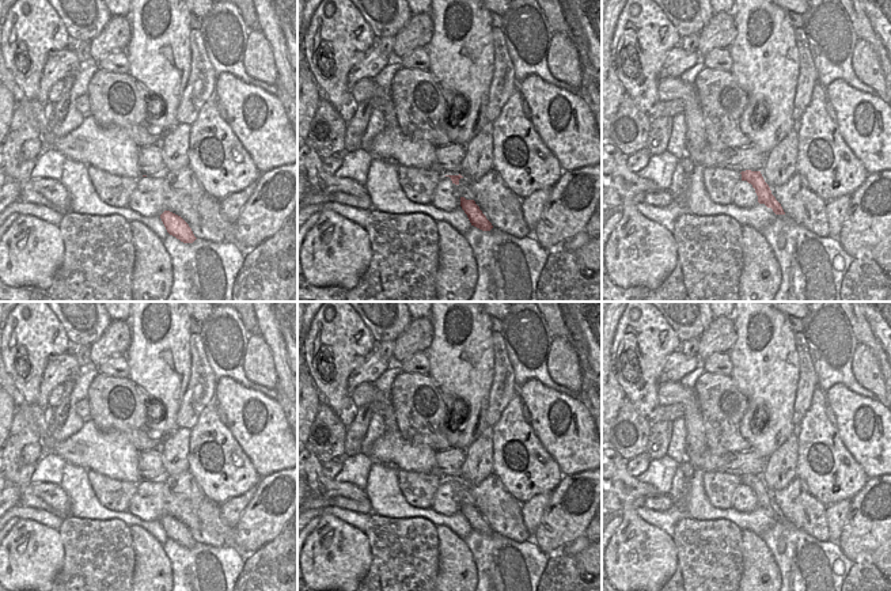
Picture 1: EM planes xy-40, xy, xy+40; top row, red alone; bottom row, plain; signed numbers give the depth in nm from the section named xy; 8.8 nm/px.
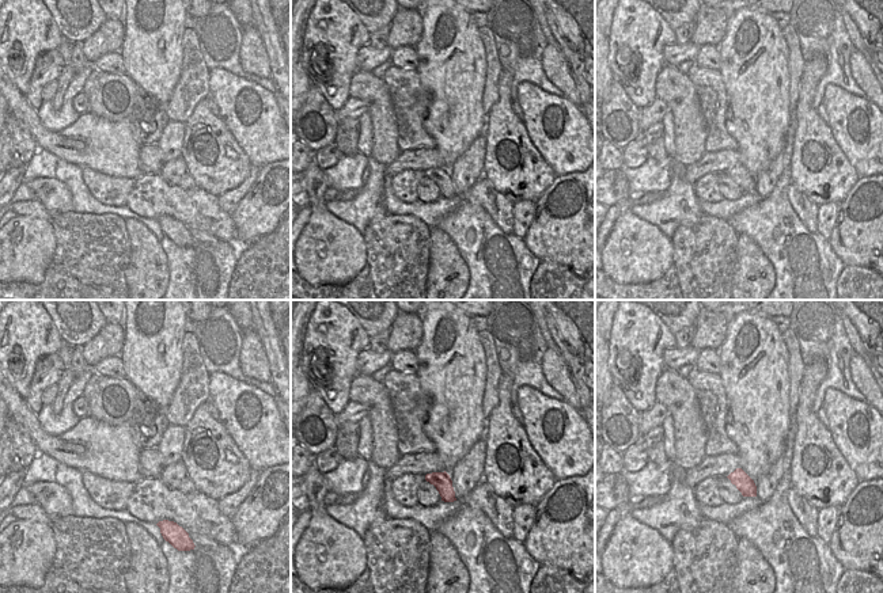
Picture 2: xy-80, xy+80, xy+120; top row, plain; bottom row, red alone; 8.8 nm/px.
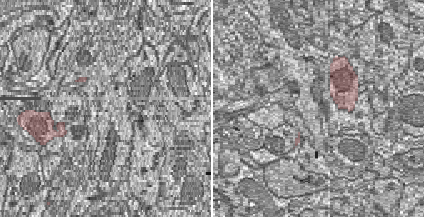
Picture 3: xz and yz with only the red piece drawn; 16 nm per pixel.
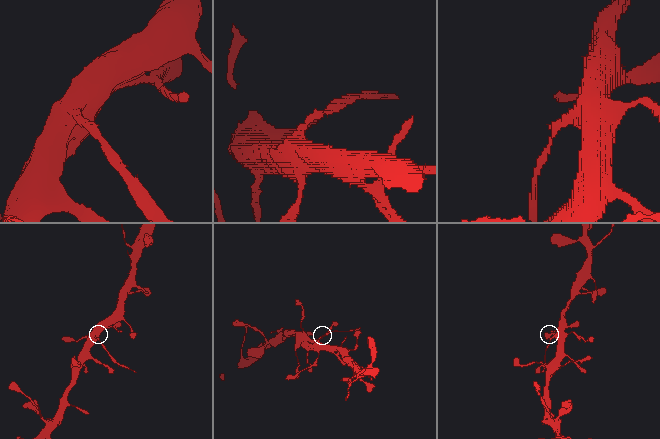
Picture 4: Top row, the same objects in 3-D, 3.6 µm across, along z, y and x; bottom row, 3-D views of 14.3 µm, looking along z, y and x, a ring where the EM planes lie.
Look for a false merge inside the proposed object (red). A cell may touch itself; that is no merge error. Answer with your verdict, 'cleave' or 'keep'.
cleave

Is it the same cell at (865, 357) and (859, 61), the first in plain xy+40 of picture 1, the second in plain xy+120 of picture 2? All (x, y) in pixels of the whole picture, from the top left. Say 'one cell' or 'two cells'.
one cell

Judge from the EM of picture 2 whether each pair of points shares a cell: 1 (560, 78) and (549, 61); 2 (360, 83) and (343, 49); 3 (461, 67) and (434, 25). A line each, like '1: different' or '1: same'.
1: same
2: different
3: same

